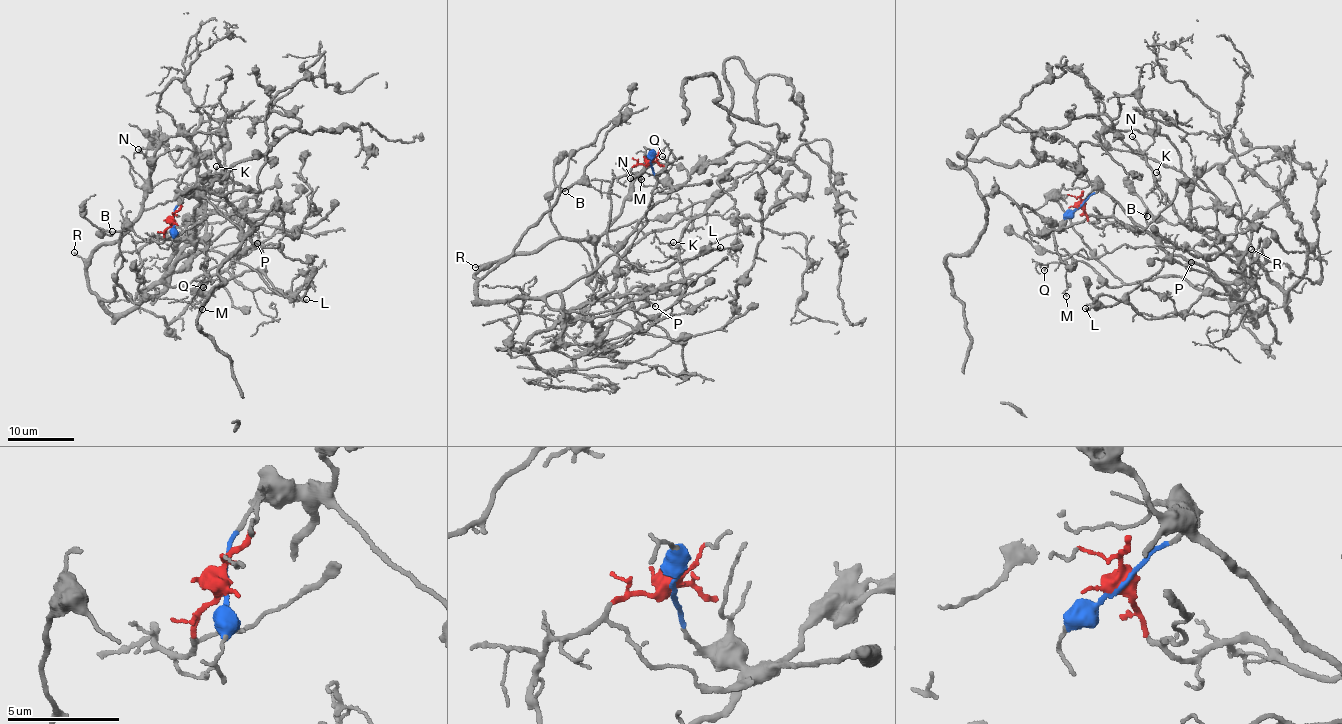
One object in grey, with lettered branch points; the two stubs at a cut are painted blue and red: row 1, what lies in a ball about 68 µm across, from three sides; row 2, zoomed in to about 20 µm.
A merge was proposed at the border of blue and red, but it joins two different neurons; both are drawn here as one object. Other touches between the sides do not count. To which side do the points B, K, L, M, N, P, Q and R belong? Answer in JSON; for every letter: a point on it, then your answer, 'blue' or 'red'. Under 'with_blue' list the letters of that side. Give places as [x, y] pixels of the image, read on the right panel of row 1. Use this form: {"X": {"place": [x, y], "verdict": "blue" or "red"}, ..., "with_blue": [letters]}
{"B": {"place": [1147, 216], "verdict": "blue"}, "K": {"place": [1156, 172], "verdict": "red"}, "L": {"place": [1085, 308], "verdict": "blue"}, "M": {"place": [1066, 296], "verdict": "red"}, "N": {"place": [1132, 136], "verdict": "blue"}, "P": {"place": [1191, 262], "verdict": "blue"}, "Q": {"place": [1044, 270], "verdict": "red"}, "R": {"place": [1251, 249], "verdict": "blue"}, "with_blue": ["B", "L", "N", "P", "R"]}

